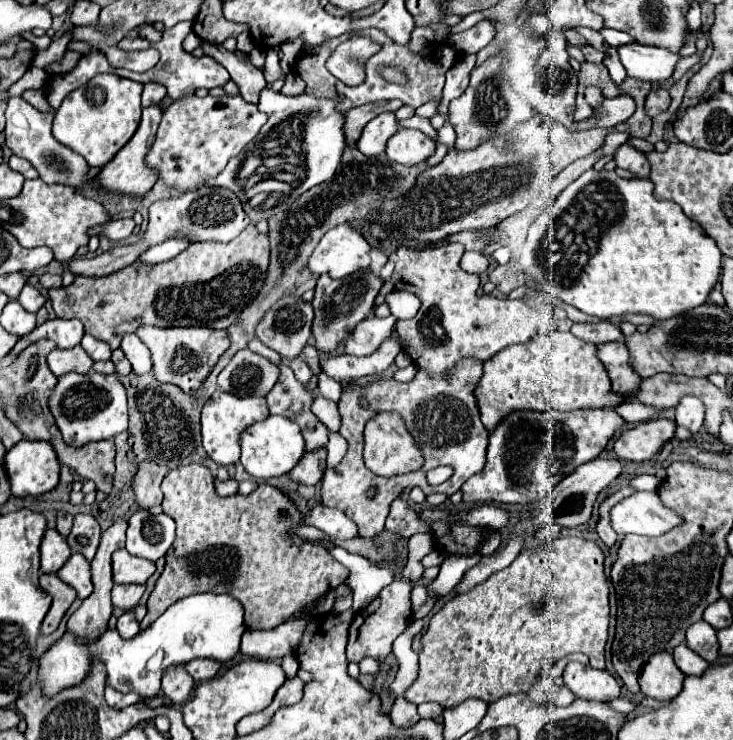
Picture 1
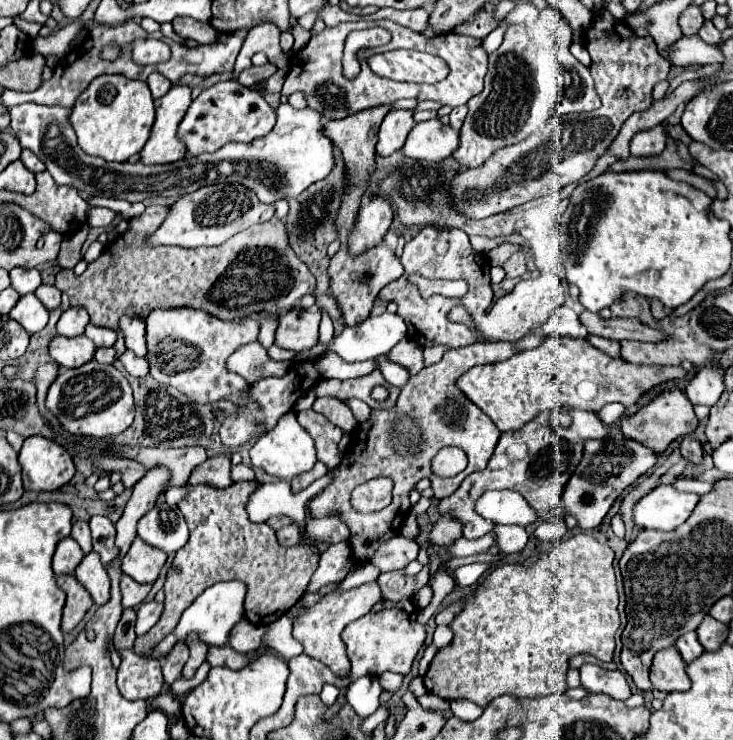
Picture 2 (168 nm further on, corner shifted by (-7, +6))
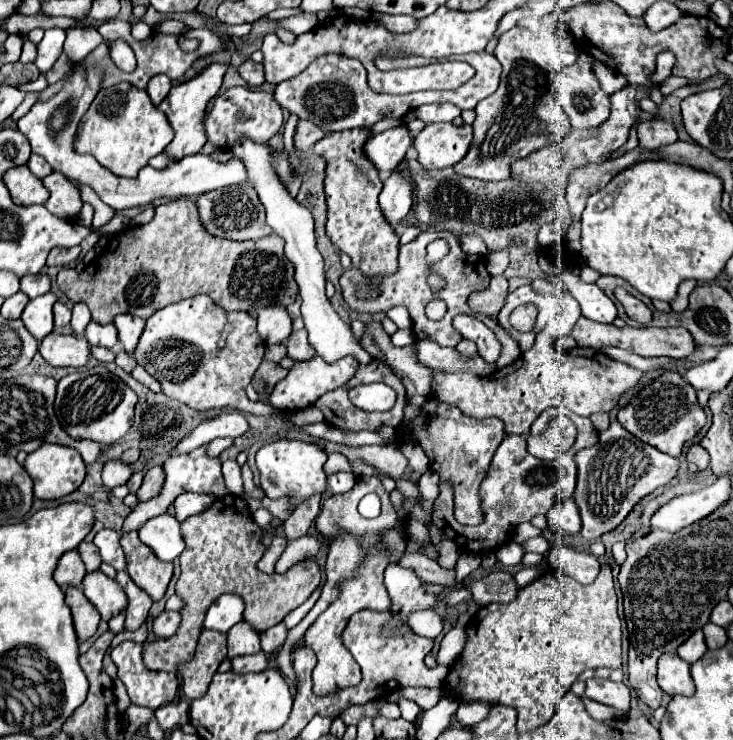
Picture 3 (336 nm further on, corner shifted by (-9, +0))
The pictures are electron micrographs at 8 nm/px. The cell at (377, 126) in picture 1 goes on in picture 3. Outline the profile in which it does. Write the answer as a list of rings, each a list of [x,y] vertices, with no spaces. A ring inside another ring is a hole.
[[[402,124],[380,134],[374,134],[366,144],[366,156],[376,164],[378,170],[394,170],[406,156],[406,150],[412,146],[410,130]]]

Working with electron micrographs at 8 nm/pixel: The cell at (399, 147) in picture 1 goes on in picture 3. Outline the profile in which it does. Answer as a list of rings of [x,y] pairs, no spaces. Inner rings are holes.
[[[428,124],[416,138],[414,148],[418,152],[418,162],[426,170],[444,168],[458,164],[472,142],[472,128],[468,124]]]

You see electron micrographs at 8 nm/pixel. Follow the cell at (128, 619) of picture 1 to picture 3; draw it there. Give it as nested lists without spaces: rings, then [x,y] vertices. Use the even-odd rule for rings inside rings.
[[[164,610],[162,614],[158,614],[152,622],[152,632],[158,636],[158,638],[168,638],[172,636],[172,632],[176,632],[180,624],[180,614],[178,612],[170,612],[170,610]]]

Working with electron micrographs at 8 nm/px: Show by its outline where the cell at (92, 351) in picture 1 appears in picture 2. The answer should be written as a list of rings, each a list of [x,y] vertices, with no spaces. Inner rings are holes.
[[[88,324],[84,334],[86,334],[96,346],[114,346],[114,342],[116,342],[116,332],[110,330],[110,328],[102,328],[102,326]]]

